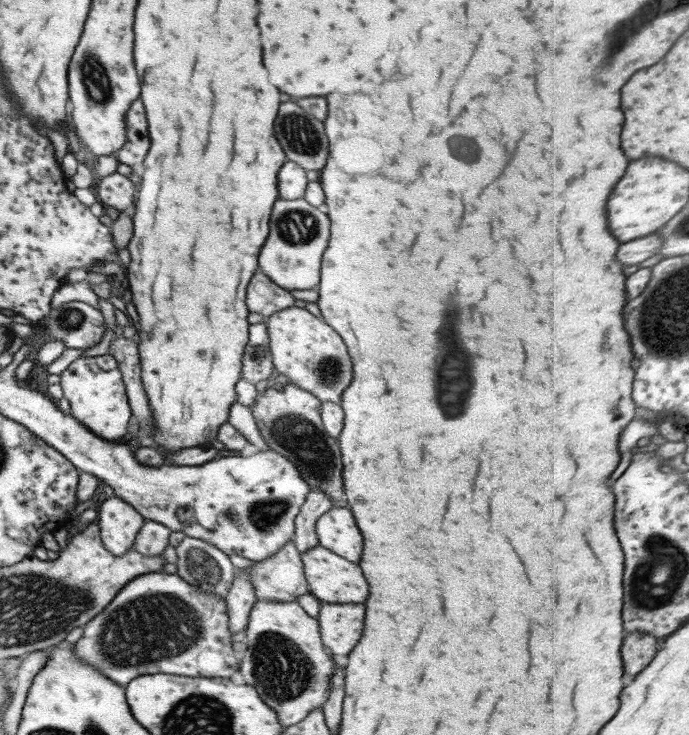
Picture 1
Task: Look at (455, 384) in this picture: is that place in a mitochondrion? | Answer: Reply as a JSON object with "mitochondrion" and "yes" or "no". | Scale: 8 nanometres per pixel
{"mitochondrion":"yes"}

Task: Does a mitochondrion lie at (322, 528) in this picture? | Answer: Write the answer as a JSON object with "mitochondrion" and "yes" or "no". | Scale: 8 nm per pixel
{"mitochondrion":"no"}

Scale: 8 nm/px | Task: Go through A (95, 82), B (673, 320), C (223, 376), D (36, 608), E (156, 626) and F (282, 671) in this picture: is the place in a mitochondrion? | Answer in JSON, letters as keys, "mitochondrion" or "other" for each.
{"A":"mitochondrion","B":"mitochondrion","C":"other","D":"mitochondrion","E":"mitochondrion","F":"mitochondrion"}

